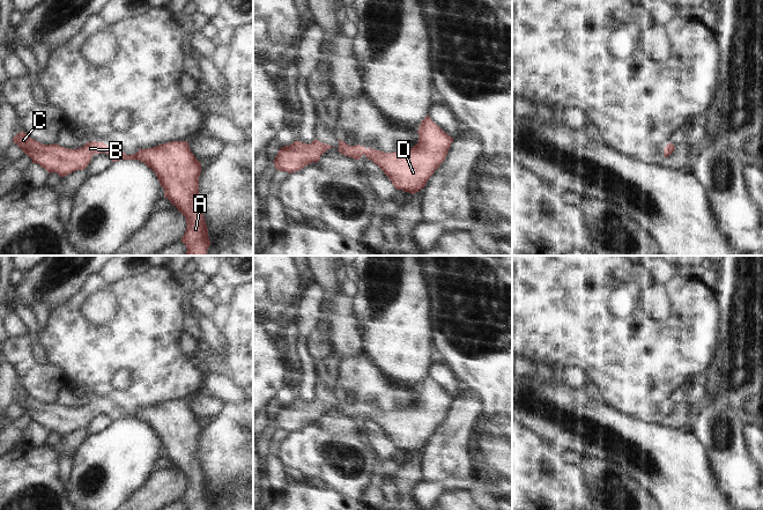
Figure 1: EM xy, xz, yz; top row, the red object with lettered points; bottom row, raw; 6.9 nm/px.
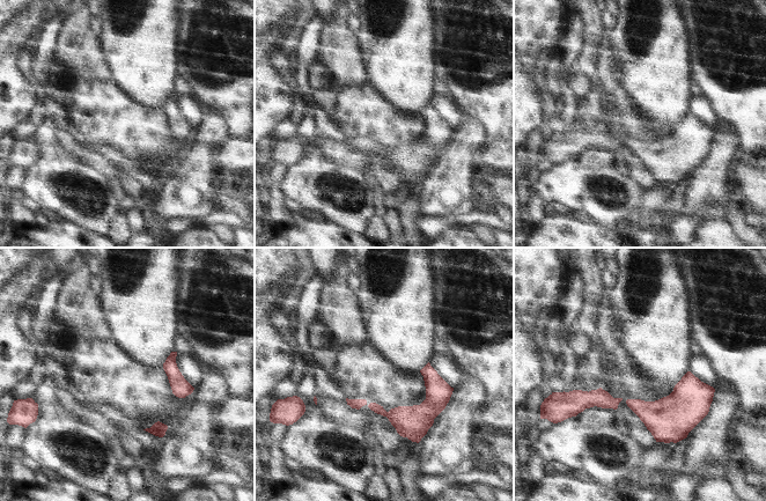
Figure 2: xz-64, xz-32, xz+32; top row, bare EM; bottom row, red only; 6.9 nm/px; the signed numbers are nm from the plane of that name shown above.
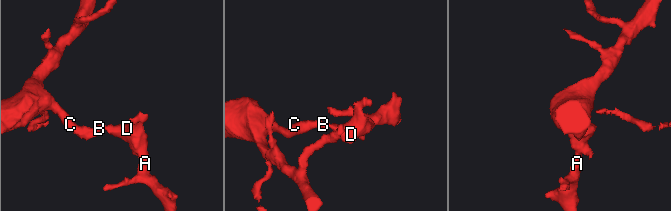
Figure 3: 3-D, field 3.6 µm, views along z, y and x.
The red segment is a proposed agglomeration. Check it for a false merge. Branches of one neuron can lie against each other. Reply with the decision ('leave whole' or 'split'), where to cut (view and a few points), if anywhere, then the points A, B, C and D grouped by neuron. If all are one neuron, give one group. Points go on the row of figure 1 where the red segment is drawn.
leave whole; no cut; A B C D

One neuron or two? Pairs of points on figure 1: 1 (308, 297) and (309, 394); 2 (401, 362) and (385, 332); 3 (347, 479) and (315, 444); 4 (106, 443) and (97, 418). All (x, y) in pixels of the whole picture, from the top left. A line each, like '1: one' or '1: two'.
1: one
2: one
3: one
4: two

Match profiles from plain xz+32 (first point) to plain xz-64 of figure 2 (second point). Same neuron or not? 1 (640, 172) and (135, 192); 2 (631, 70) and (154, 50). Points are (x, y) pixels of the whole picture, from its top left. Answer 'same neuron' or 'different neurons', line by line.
1: same neuron
2: same neuron

